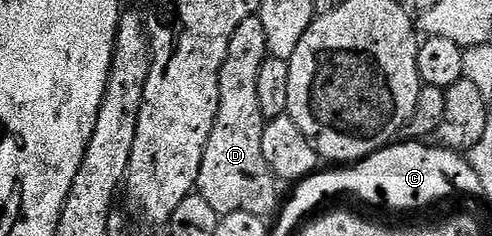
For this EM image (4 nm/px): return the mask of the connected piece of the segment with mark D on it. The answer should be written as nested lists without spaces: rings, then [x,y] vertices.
[[[253,16],[242,20],[228,41],[226,58],[218,76],[218,96],[216,100],[216,115],[210,128],[210,136],[204,145],[200,167],[196,170],[195,193],[210,204],[219,216],[230,213],[252,213],[263,219],[276,206],[277,183],[271,173],[266,172],[263,158],[260,155],[260,133],[262,129],[262,111],[256,100],[256,80],[260,68],[266,61],[264,33],[260,27],[259,17]]]

